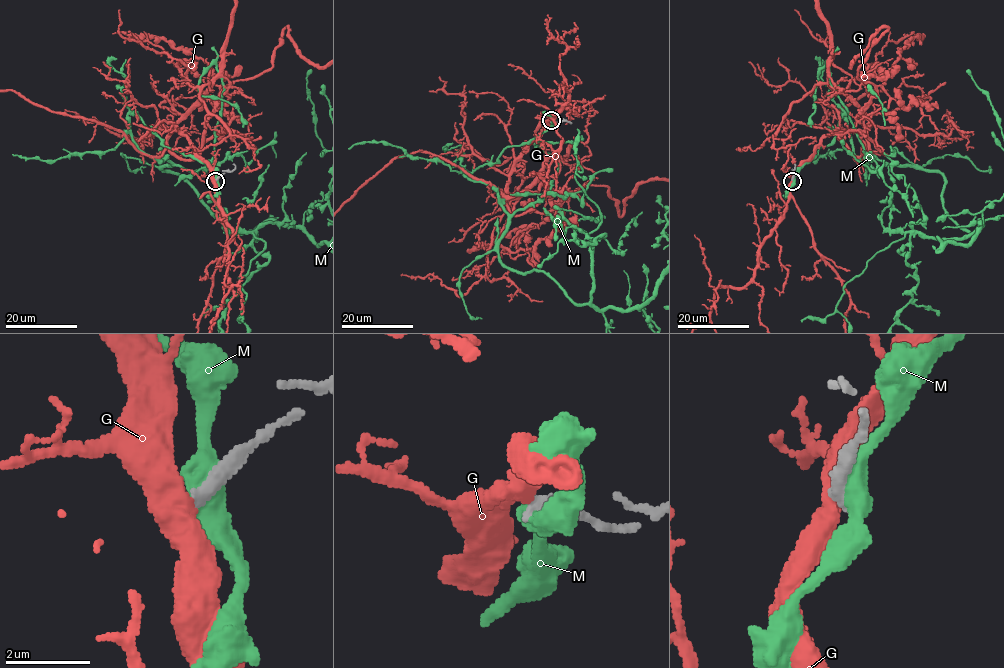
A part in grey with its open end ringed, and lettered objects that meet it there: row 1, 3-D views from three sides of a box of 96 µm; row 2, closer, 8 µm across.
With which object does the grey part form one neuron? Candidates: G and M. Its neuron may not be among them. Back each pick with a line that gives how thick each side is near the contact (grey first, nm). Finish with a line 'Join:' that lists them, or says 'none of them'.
Join: none of them

